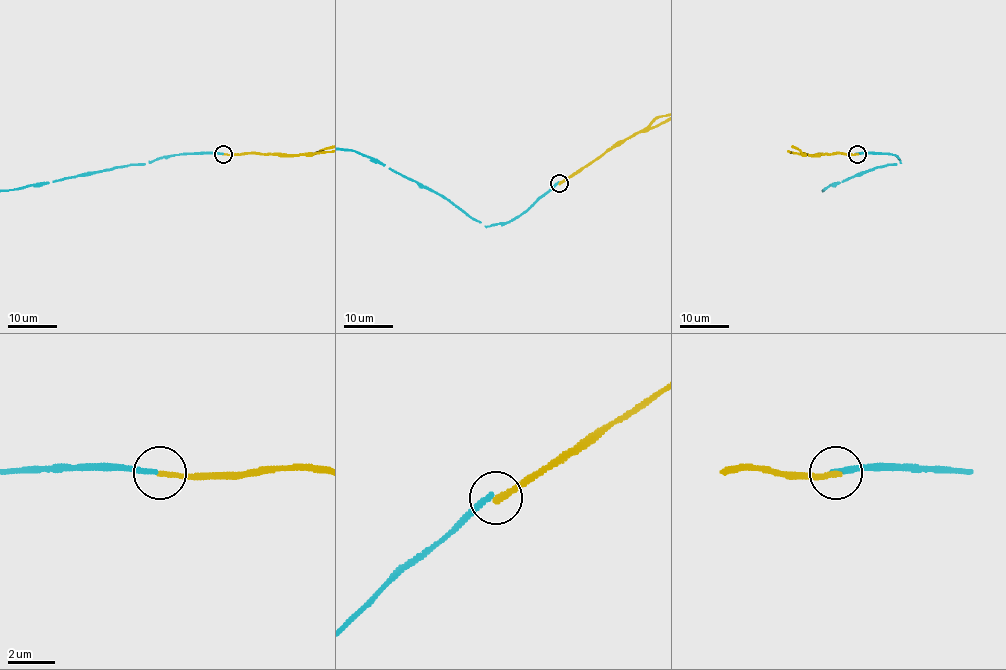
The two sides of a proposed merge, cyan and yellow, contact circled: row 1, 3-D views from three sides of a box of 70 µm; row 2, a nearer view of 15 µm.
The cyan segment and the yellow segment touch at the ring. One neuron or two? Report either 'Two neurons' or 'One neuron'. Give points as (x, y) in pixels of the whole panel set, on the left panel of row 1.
Two neurons

